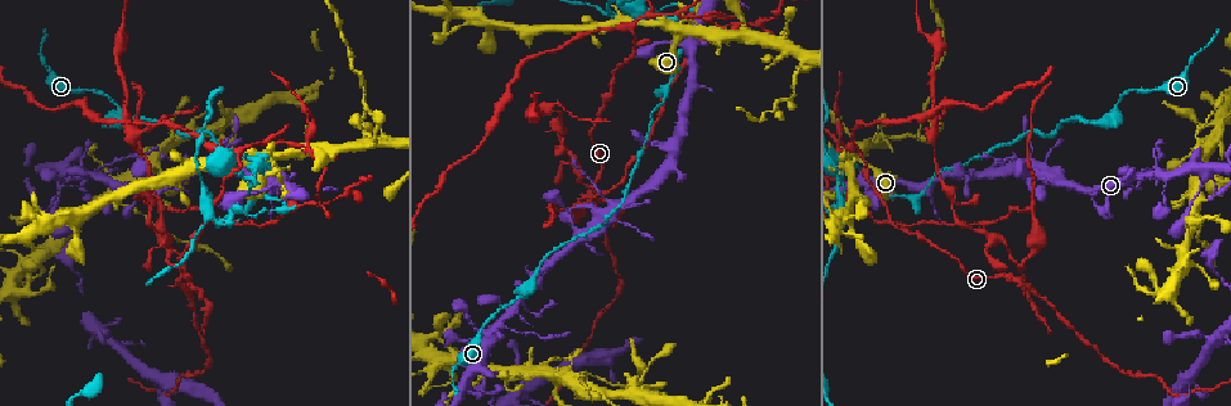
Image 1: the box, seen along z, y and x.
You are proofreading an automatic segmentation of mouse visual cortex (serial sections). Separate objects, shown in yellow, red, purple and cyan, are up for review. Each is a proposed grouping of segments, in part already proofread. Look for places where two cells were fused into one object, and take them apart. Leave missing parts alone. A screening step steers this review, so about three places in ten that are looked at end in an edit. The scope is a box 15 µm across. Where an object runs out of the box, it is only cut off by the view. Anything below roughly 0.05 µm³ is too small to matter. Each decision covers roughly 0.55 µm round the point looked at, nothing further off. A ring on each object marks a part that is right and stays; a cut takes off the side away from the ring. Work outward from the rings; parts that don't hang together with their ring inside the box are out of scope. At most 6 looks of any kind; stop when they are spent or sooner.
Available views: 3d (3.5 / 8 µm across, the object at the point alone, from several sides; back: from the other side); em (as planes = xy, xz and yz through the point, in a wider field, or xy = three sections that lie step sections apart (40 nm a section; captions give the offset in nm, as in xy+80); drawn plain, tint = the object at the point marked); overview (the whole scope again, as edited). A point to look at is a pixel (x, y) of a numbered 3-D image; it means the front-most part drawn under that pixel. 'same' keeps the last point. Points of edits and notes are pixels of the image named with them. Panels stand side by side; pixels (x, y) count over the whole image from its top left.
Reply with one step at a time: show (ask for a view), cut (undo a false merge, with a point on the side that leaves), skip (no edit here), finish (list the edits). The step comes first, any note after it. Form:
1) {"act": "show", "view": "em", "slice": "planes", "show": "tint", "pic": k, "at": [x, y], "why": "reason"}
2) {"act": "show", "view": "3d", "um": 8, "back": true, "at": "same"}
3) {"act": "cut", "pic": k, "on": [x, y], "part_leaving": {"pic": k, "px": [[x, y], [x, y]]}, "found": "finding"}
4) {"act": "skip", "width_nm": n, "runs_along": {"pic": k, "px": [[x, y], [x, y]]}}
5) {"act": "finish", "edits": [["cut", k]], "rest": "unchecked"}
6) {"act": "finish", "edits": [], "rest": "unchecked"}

{"act": "show", "view": "3d", "um": 3.5, "pic": 1, "at": [866, 165], "why": "narrows sharply"}

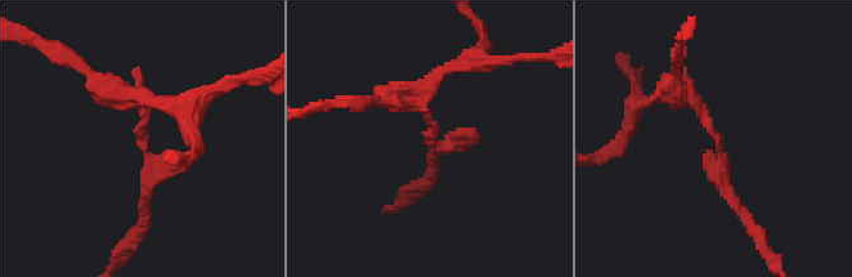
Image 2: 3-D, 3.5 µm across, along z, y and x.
{"act": "show", "view": "em", "slice": "xy", "step": 5, "show": "tint", "pic": 2, "at": [434, 147], "why": "now the EM"}

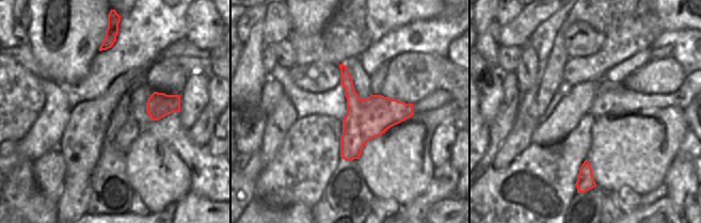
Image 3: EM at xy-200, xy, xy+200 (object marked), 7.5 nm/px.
{"act": "skip", "found": "continuous, no second cell"}

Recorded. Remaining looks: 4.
{"act": "show", "view": "3d", "um": 8, "back": true, "pic": 1, "at": [98, 178], "why": "three-way junction"}

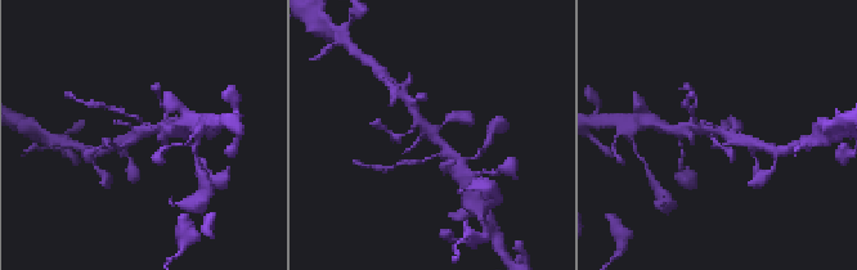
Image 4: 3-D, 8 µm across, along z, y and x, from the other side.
{"act": "show", "view": "3d", "um": 3.5, "pic": 4, "at": [140, 136], "why": "zoom in"}

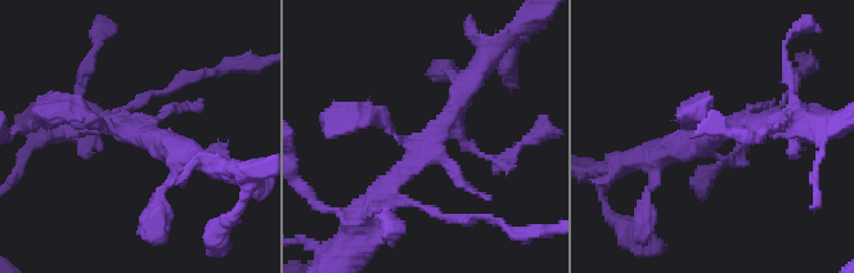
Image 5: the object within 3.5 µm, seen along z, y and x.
{"act": "show", "view": "em", "slice": "planes", "show": "tint", "pic": 5, "at": [423, 151]}

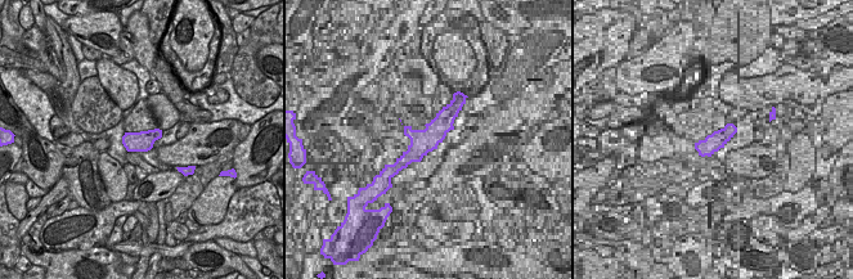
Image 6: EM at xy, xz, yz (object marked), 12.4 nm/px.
{"act": "skip", "width_nm": 260, "runs_along": {"pic": 5, "px": [[468, 81], [453, 117], [362, 213]]}, "found": "all the same cell"}

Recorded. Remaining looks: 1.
{"act": "finish", "edits": [], "rest": "unchecked"}

